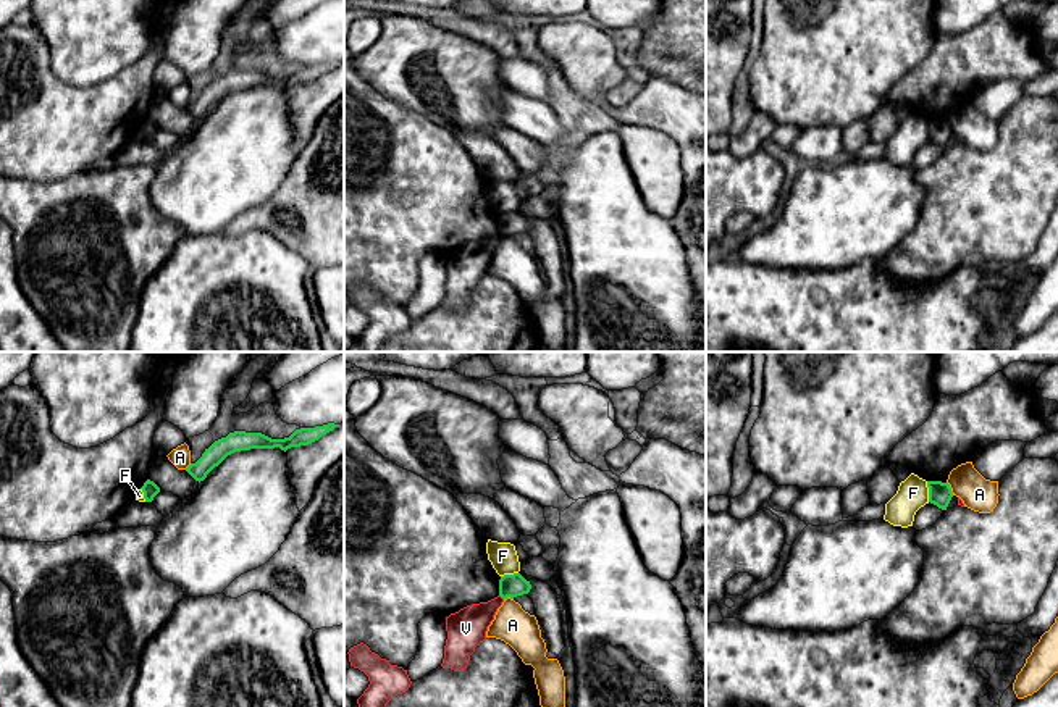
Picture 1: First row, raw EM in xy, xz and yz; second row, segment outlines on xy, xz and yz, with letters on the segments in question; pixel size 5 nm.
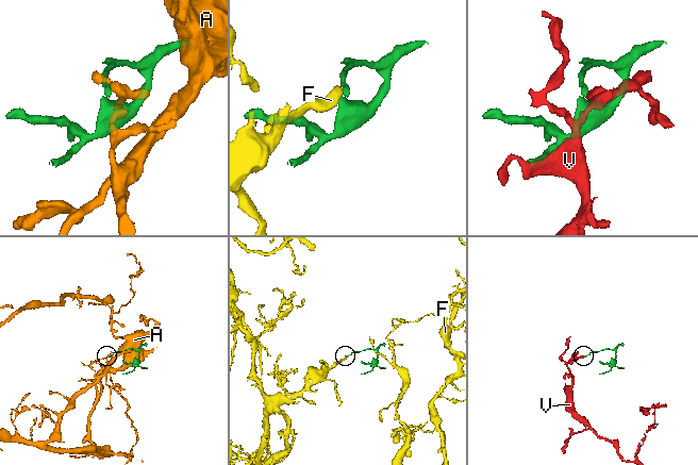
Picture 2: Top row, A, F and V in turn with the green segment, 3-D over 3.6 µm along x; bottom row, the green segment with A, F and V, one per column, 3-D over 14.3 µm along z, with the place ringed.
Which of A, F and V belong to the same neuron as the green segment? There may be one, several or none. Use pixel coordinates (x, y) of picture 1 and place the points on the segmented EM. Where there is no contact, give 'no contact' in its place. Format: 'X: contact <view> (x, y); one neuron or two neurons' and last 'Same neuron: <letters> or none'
A: contact yz (950, 488); two neurons
F: contact yz (929, 491); two neurons
V: contact xz (501, 596); two neurons
Same neuron: none

